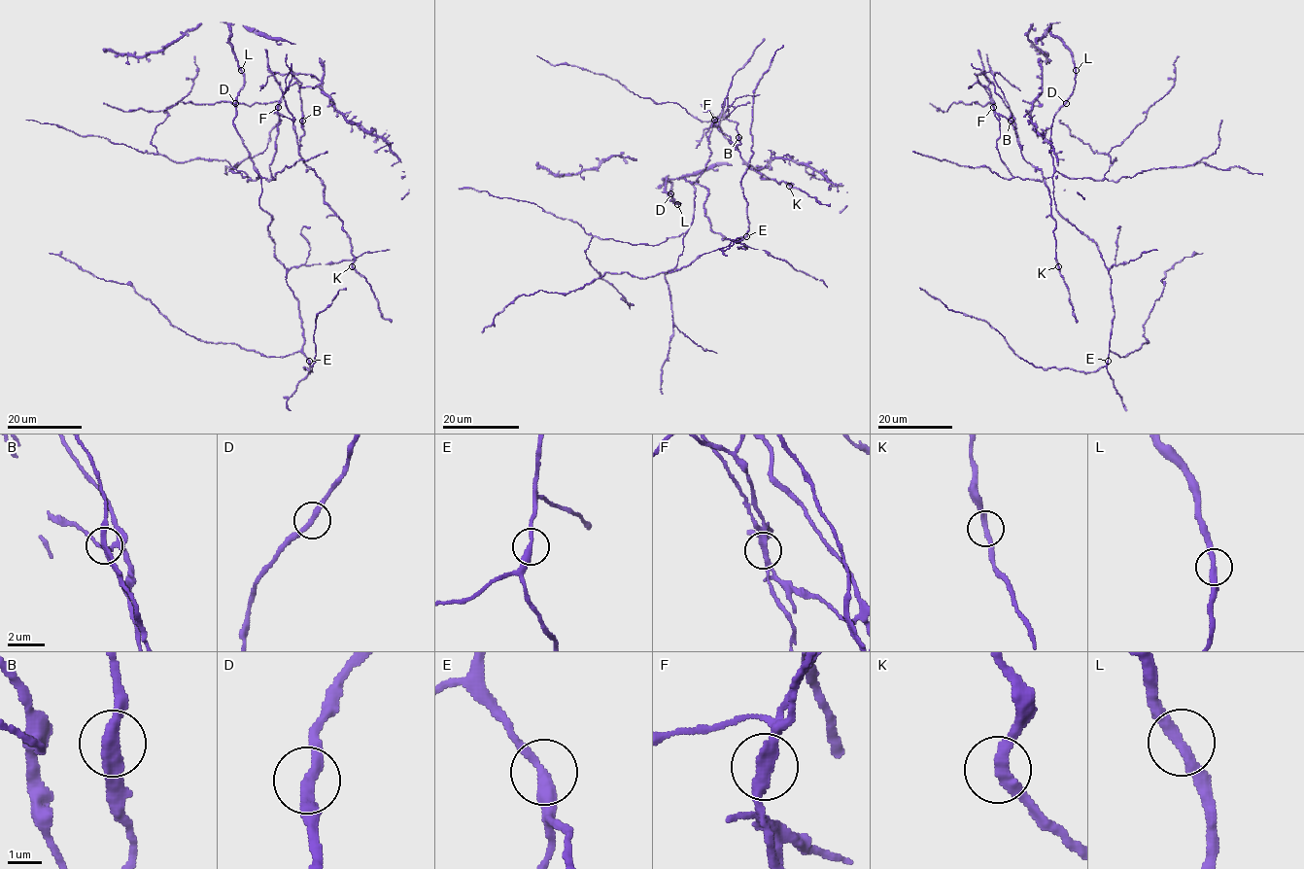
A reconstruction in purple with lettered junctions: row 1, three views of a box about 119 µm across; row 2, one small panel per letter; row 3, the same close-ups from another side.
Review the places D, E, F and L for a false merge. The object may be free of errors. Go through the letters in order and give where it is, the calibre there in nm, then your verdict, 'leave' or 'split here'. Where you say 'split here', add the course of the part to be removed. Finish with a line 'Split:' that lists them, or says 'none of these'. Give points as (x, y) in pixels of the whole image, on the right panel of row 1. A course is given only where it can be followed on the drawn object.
D: at (1066, 103); 300 nm thick; leave
E: at (1108, 361); 320 nm thick; leave
F: at (993, 107); 300 nm thick; split here; foreign part runs (993, 107), (1013, 121), (1022, 157), (1041, 171), (1050, 216), (1056, 222), (1053, 232), (1058, 267), (1078, 322)
L: at (1076, 70); 320 nm thick; leave
Split: F

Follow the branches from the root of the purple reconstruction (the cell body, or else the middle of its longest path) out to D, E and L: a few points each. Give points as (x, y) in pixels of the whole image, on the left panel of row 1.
D: (259, 199), (260, 175), (233, 122), (235, 103)
E: (259, 199), (272, 217), (268, 233), (275, 257), (286, 269), (287, 285), (298, 301), (303, 353), (309, 361)
L: (259, 199), (260, 175), (233, 122), (236, 97), (244, 84), (241, 70)

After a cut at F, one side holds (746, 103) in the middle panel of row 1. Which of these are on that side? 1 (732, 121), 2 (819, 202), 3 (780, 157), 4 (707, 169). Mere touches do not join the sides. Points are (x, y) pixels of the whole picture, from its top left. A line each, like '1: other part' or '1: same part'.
1: same part
2: same part
3: other part
4: other part

